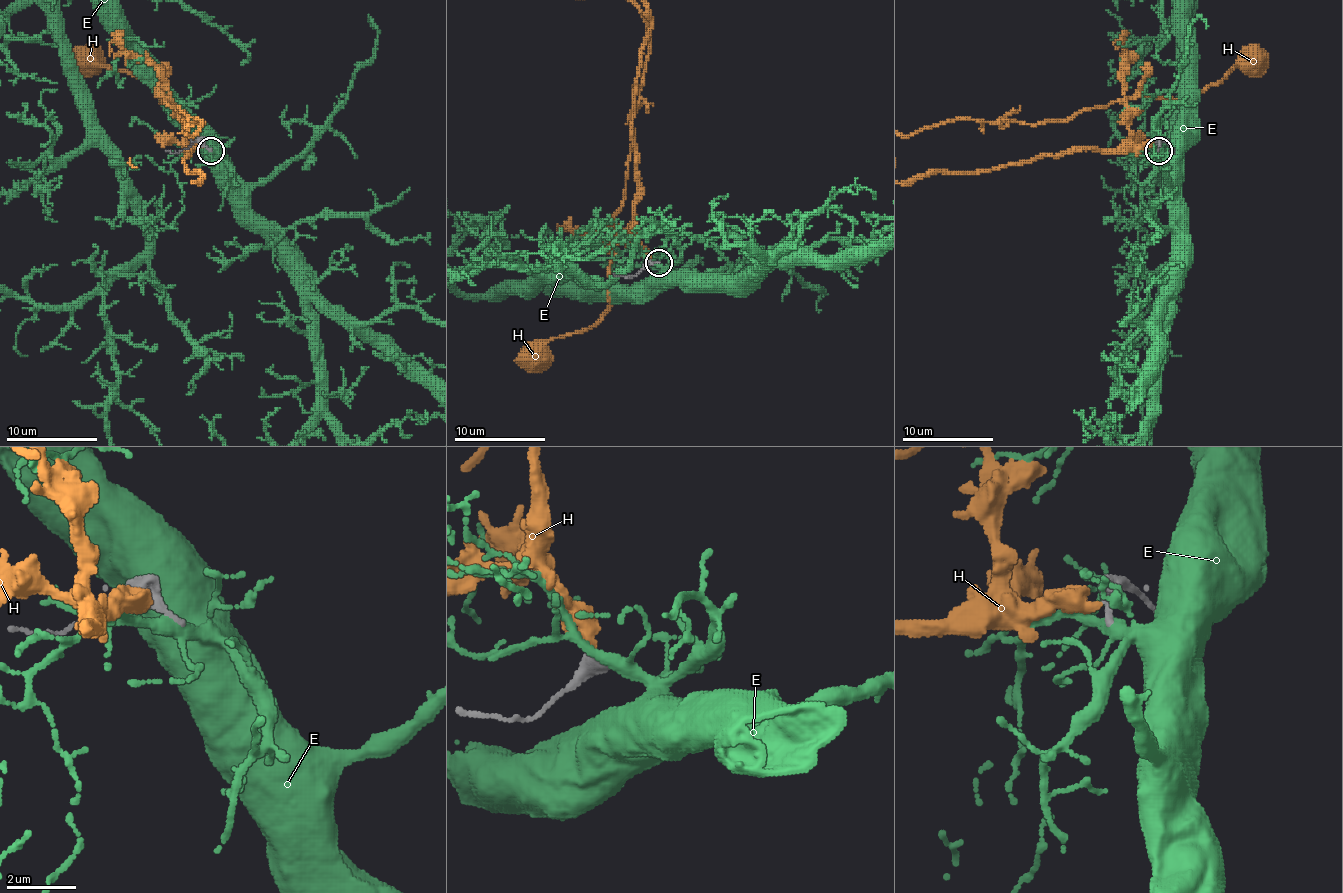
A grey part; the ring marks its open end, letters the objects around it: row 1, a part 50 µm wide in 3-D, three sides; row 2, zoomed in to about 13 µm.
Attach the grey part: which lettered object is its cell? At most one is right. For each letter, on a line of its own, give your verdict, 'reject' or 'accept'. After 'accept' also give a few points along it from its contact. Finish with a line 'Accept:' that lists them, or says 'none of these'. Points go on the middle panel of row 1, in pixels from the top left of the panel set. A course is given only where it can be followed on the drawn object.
E: reject
H: reject
Accept: none of these

